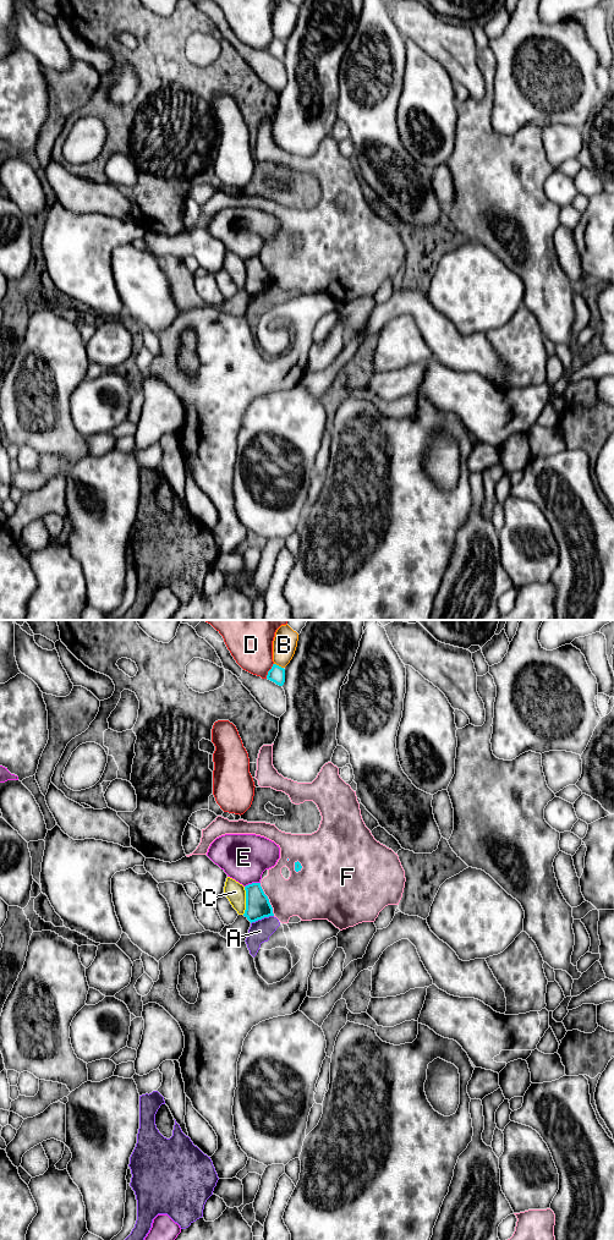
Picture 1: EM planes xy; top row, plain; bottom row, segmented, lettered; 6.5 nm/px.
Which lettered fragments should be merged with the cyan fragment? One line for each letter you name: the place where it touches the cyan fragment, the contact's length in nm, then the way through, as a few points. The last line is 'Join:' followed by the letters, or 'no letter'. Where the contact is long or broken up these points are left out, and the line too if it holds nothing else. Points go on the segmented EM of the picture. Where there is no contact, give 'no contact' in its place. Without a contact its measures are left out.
Join: no letter

